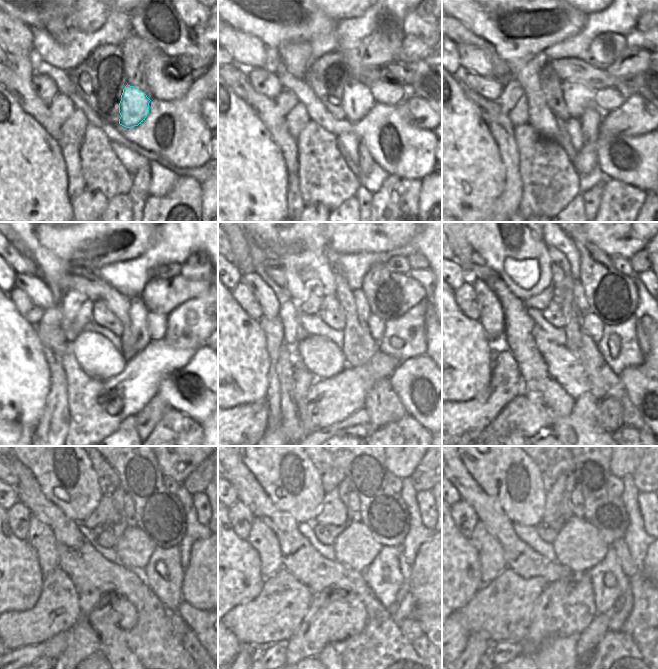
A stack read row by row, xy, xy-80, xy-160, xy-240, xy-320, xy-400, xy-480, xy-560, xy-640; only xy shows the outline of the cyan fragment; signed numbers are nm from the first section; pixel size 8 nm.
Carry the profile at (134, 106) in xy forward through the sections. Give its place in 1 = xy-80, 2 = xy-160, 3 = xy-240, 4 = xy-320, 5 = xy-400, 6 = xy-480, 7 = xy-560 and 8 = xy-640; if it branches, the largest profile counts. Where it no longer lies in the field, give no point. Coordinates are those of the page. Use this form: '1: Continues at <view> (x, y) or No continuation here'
1: Continues at xy-80 (358, 101)
2: Continues at xy-160 (580, 81)
3: Continues at xy-240 (76, 289)
4: Continues at xy-320 (295, 242)
5: Continues at xy-400 (511, 242)
6: Continues at xy-480 (63, 470)
7: Continues at xy-560 (282, 468)
8: Continues at xy-640 (504, 472).

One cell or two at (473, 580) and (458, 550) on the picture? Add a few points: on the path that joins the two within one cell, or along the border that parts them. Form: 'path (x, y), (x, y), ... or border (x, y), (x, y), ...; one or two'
path (466, 573), (458, 565), (458, 557); one

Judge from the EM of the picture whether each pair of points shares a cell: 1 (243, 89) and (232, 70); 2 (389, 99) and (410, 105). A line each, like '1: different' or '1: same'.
1: same
2: different

